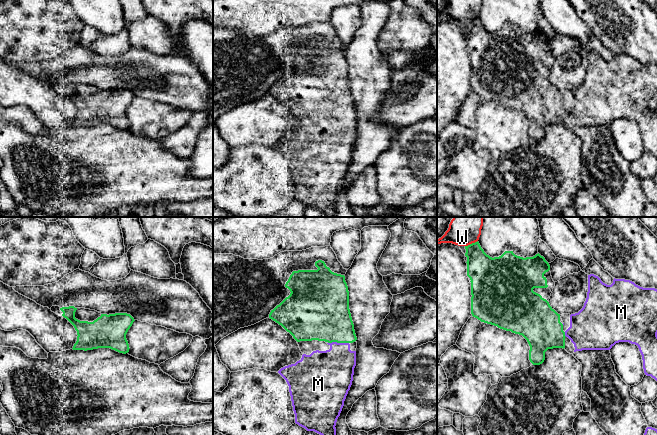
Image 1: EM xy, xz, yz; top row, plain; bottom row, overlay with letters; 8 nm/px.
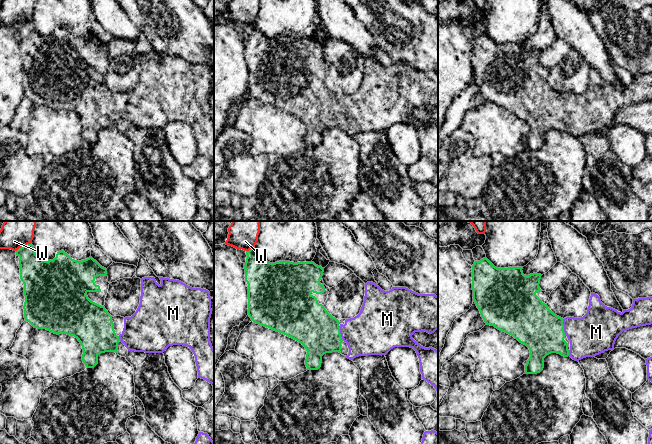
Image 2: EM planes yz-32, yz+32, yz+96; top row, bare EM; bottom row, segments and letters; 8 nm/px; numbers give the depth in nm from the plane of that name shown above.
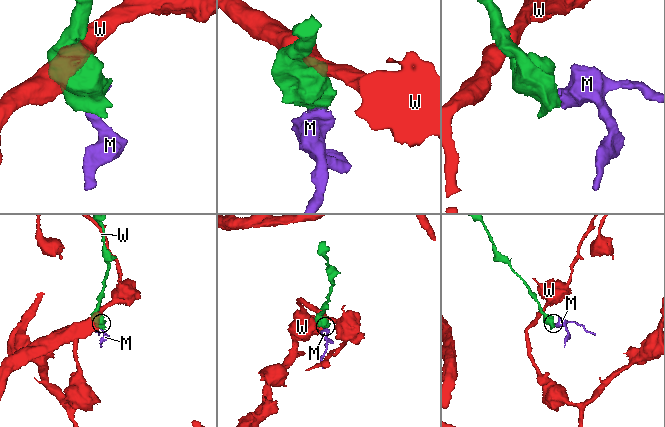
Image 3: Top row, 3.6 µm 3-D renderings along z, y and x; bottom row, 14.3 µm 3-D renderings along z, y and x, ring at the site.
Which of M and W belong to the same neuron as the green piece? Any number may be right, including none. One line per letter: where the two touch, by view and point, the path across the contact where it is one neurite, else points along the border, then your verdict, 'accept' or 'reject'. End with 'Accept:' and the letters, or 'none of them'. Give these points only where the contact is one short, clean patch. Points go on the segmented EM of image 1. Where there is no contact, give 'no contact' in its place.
M: contact xz (338, 342); way xz (324, 315), (337, 328), (338, 342), (338, 362), (330, 372); accept
W: contact yz (472, 243); reject
Accept: M

